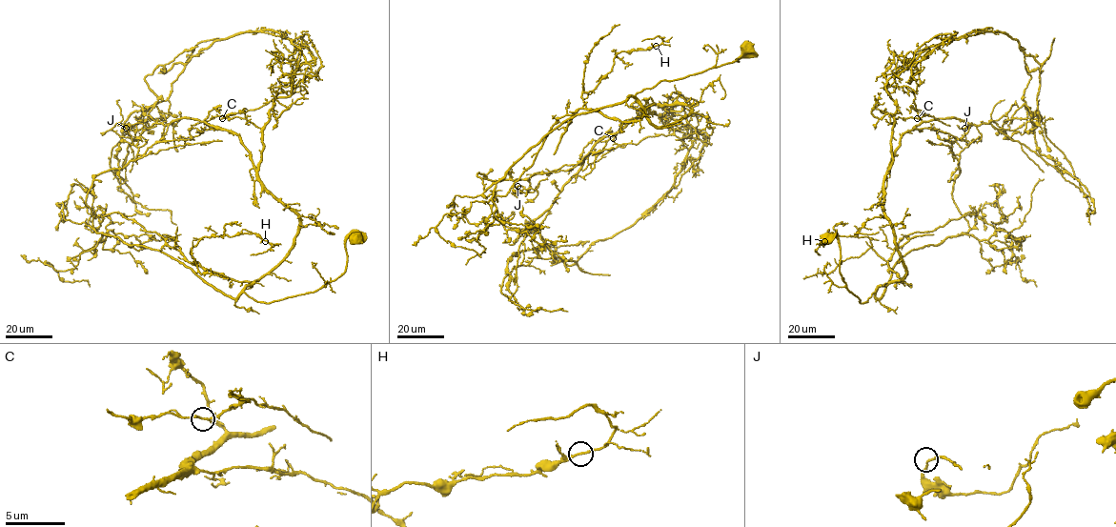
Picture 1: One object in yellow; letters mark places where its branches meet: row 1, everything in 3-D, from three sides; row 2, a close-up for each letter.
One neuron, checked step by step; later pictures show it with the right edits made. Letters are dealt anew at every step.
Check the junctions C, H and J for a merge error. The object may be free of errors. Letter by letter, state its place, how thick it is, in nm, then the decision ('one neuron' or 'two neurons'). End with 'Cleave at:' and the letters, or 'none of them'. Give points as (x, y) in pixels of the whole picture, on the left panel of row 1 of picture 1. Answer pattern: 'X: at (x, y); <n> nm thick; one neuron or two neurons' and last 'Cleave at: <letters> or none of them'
C: at (222, 118); 170 nm thick; two neurons
H: at (265, 241); 170 nm thick; one neuron
J: at (126, 128); 160 nm thick; one neuron
Cleave at: C

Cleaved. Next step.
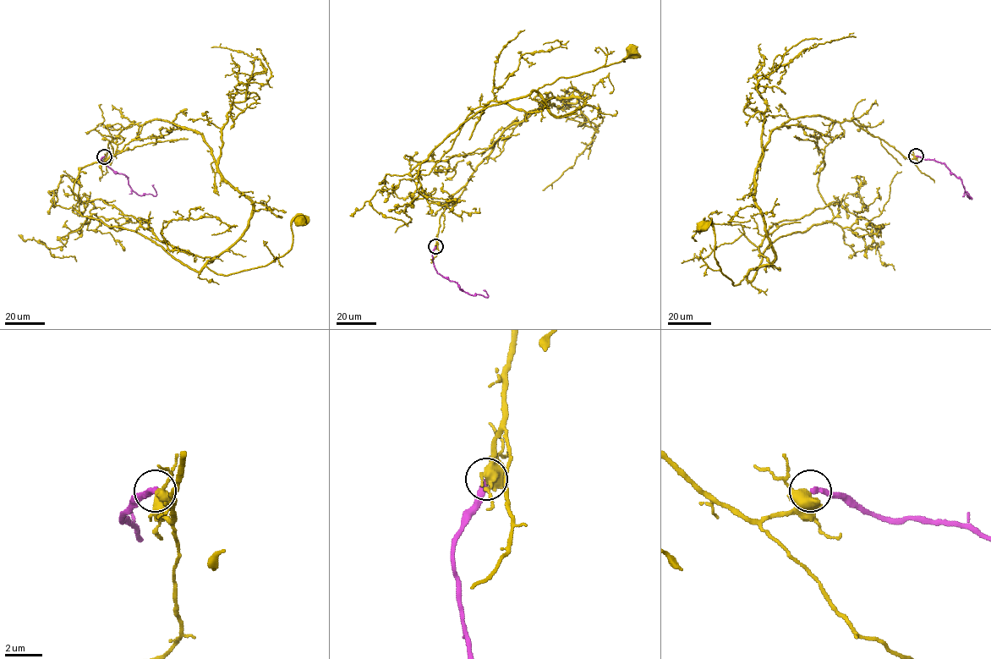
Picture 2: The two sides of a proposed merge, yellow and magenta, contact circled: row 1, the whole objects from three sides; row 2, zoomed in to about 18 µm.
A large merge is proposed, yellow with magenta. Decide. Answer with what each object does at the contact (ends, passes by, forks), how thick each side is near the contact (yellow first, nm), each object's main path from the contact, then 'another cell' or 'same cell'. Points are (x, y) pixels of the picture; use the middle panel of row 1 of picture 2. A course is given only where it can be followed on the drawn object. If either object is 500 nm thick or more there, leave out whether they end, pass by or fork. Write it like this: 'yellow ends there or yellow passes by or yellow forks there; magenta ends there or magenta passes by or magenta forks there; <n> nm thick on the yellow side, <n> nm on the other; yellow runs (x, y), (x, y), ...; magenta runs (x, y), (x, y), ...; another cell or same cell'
yellow forks there; magenta ends there; 440 nm thick on the yellow side, 280 nm on the other; yellow runs (435, 245), (451, 197), (505, 130), (551, 97), (584, 103), (555, 117), (539, 88), (624, 61), (632, 50); magenta runs (435, 245), (432, 256), (438, 273), (455, 282), (460, 289), (470, 295), (488, 296), (484, 290); same cell

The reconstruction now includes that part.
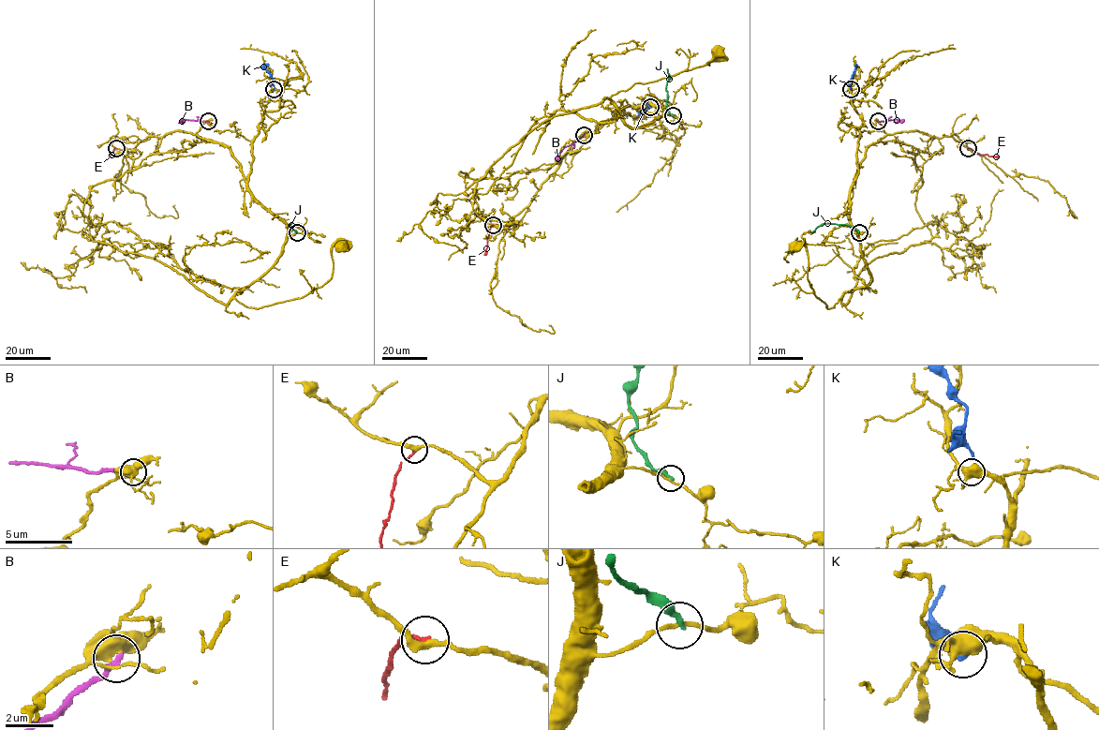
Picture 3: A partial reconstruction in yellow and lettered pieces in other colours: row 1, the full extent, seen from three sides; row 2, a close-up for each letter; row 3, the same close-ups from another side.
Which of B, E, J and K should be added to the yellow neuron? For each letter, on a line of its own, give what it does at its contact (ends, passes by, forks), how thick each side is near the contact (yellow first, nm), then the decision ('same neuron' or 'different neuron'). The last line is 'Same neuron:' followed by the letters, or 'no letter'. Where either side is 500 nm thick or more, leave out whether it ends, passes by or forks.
B: it ends; calibres 480 and 240 nm; different neuron
E: it ends; calibres 300 and 160 nm; different neuron
J: it ends; calibres 150 and 280 nm; different neuron
K: it ends; calibres 480 and 180 nm; different neuron
Same neuron: no letter

